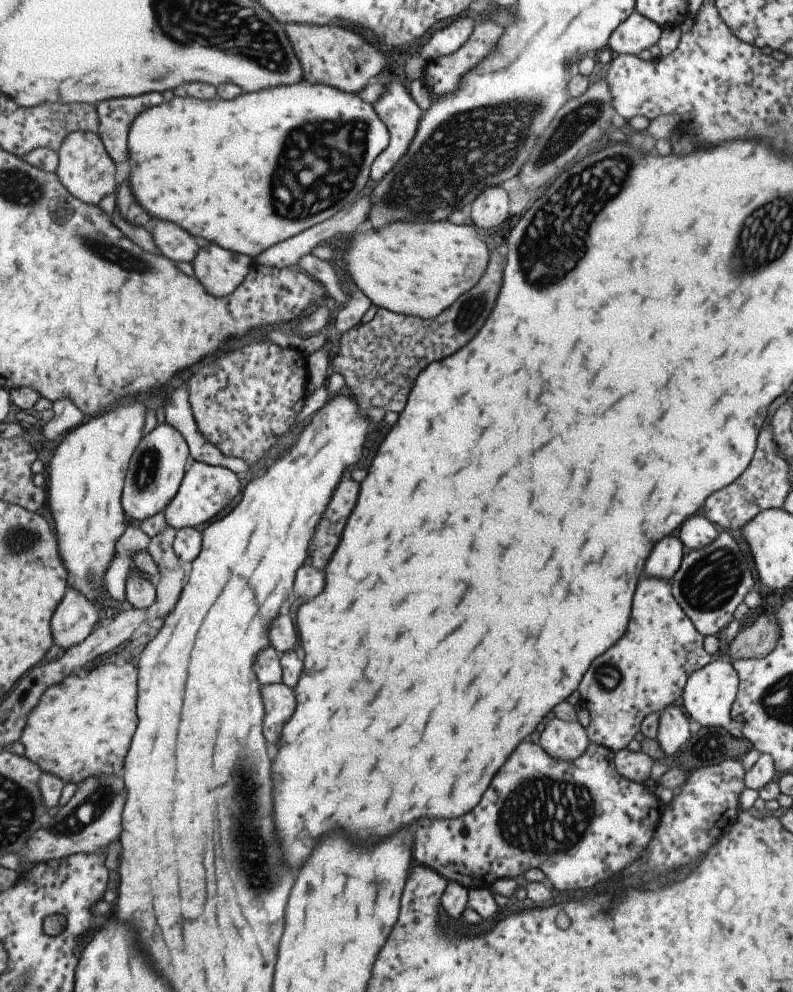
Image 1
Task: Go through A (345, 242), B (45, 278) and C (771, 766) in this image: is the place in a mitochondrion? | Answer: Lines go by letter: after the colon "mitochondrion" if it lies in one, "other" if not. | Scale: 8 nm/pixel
A: other
B: other
C: other

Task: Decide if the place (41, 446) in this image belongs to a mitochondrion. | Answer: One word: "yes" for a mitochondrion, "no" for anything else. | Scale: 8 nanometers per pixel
no

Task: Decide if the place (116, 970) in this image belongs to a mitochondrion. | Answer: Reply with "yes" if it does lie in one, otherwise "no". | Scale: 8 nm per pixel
no

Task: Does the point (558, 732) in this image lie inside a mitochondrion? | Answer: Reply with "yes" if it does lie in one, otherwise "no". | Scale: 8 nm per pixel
no

